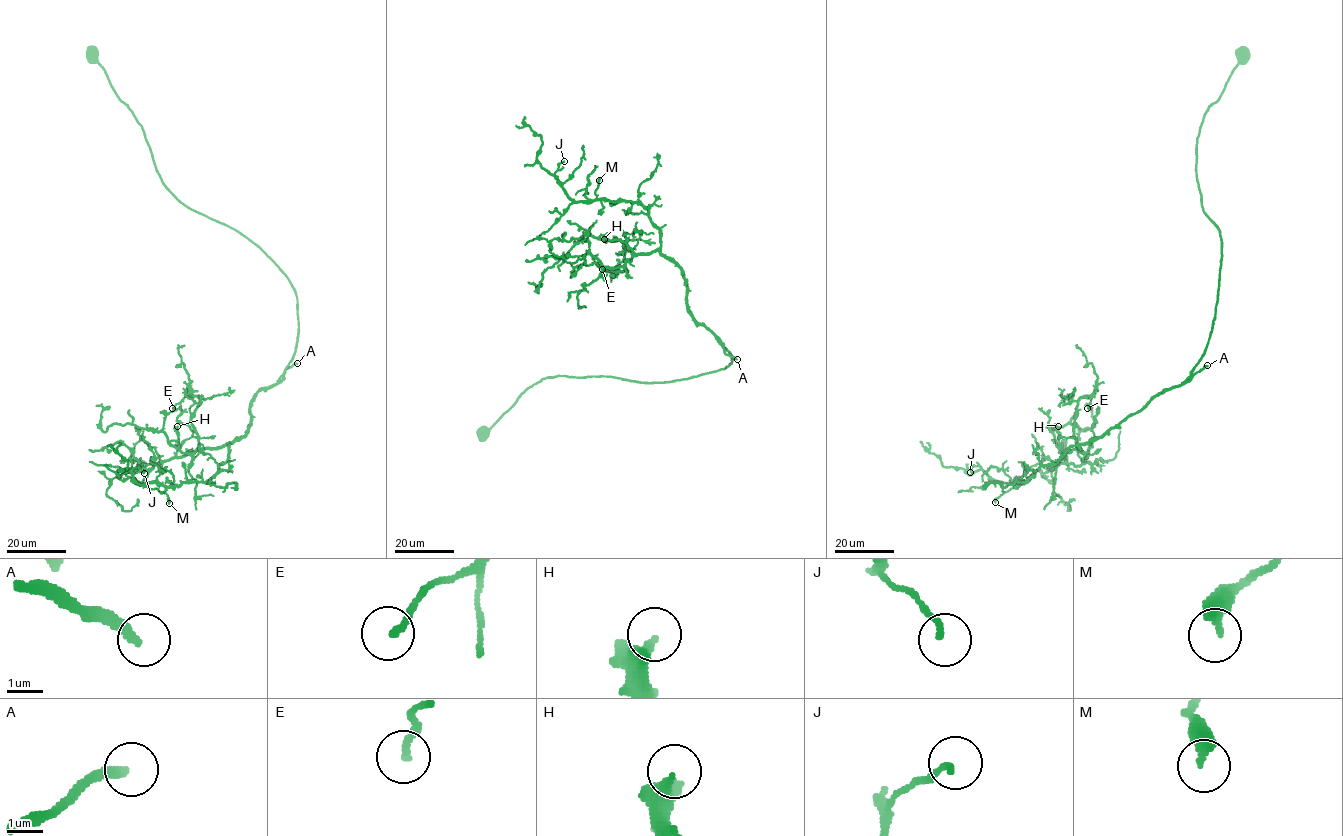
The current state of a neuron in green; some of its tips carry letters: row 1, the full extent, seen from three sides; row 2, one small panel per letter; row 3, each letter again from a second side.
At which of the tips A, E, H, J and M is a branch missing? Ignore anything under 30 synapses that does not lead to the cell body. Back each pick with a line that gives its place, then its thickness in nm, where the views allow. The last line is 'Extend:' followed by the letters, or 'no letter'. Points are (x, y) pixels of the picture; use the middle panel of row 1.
A: (737, 359) | 280 nm
Extend: A

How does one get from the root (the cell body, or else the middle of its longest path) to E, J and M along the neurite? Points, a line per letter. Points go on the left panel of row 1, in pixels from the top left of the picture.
E: (94, 53), (162, 184), (253, 242), (297, 297), (293, 356), (243, 436), (199, 448), (199, 397), (172, 408)
J: (94, 53), (162, 184), (253, 242), (297, 297), (293, 356), (216, 473), (171, 486), (132, 469), (144, 473)
M: (94, 53), (162, 184), (253, 242), (297, 297), (284, 373), (257, 393), (216, 473), (167, 486), (169, 503)

